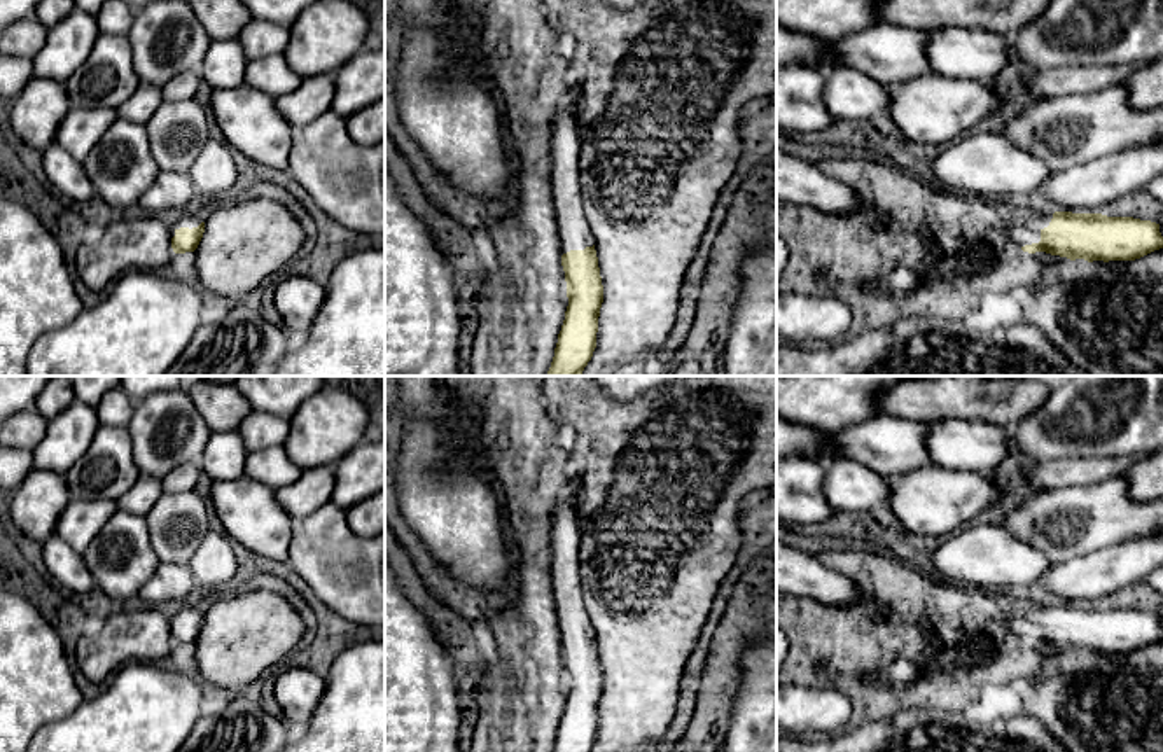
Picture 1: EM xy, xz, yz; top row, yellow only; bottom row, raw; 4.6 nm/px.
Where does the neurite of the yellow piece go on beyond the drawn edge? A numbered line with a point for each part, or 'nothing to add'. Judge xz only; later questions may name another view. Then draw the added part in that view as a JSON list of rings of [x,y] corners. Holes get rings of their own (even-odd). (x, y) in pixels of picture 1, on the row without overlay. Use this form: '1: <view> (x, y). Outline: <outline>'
1: xz (574, 623). Outline: [[[563,477],[551,484],[551,491],[558,497],[551,518],[551,588],[563,647],[570,642],[593,638],[595,631],[582,603],[579,582],[581,533],[574,509],[575,481]]]

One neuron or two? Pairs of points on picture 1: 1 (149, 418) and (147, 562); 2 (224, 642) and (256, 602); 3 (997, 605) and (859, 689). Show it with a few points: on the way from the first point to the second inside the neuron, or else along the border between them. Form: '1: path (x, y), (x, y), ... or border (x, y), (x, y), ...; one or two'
1: path (149, 453), (147, 527); one
2: path (235, 632), (254, 612); one
3: path (961, 621), (913, 625), (885, 653); one

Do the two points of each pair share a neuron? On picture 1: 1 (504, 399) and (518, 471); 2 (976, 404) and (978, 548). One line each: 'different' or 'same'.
1: same
2: different

